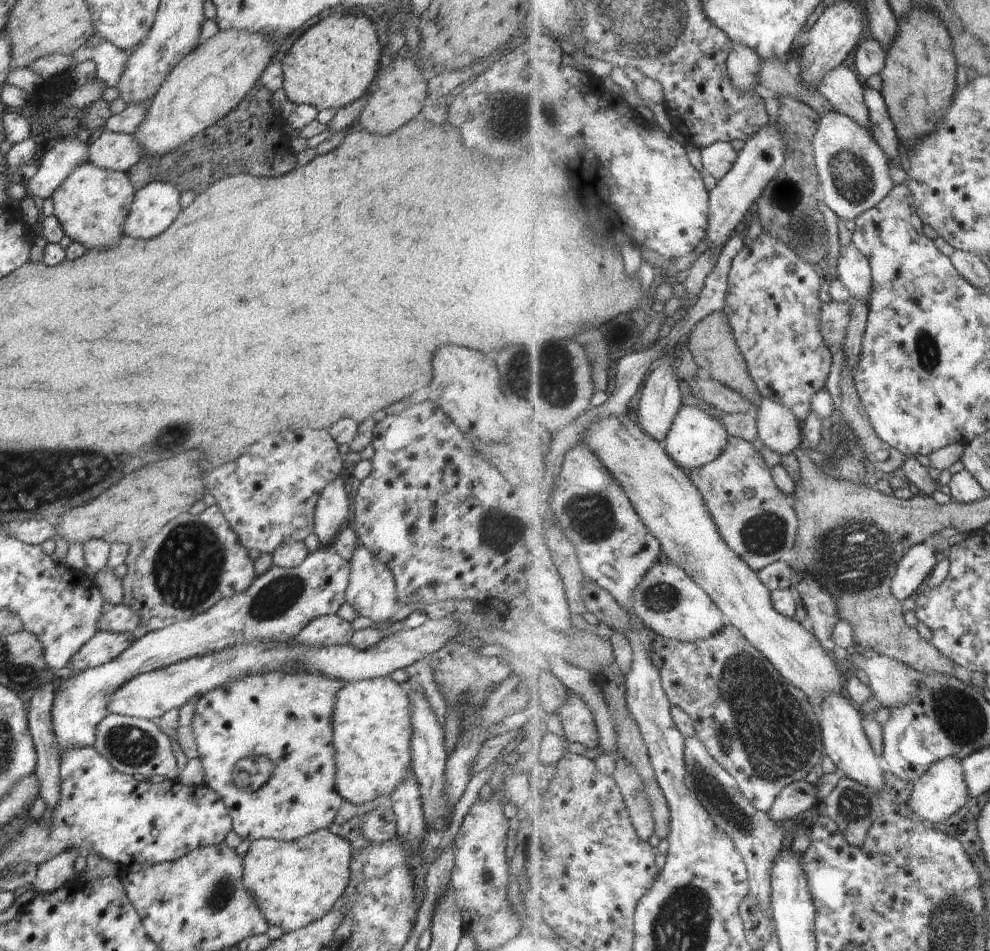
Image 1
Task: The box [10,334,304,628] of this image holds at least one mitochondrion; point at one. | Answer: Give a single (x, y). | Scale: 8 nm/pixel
(187, 569)

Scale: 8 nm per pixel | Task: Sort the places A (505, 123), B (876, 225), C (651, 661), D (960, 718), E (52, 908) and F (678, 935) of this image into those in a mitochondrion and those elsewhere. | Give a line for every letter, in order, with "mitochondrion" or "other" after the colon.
A: mitochondrion
B: other
C: other
D: mitochondrion
E: other
F: mitochondrion

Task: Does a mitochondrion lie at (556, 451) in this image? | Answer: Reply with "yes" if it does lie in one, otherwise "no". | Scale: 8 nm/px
no

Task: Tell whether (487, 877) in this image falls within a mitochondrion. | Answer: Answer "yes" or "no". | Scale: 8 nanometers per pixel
no

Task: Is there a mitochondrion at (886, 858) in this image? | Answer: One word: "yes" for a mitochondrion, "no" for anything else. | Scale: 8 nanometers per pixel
no

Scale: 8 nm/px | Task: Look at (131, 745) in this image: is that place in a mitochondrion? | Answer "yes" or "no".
yes

